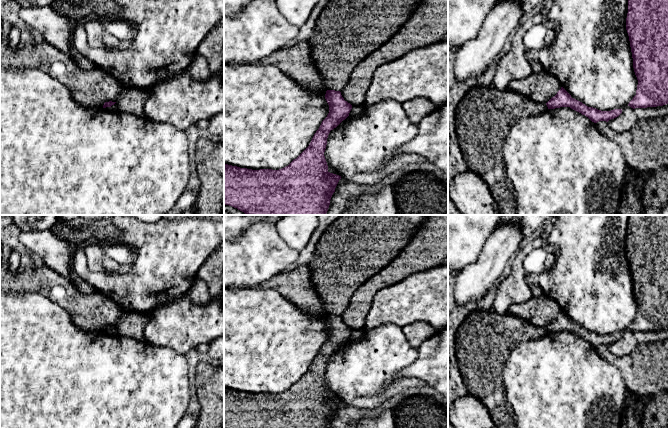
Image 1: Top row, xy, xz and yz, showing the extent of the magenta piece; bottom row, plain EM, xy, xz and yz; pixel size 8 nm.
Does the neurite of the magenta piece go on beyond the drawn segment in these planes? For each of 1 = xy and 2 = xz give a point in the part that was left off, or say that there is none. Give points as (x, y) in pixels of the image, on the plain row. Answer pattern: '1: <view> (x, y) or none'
1: none
2: none

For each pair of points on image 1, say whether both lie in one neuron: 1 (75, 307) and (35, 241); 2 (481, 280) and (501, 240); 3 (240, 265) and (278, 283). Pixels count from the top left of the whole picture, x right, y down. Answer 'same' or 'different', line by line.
1: different
2: same
3: different

